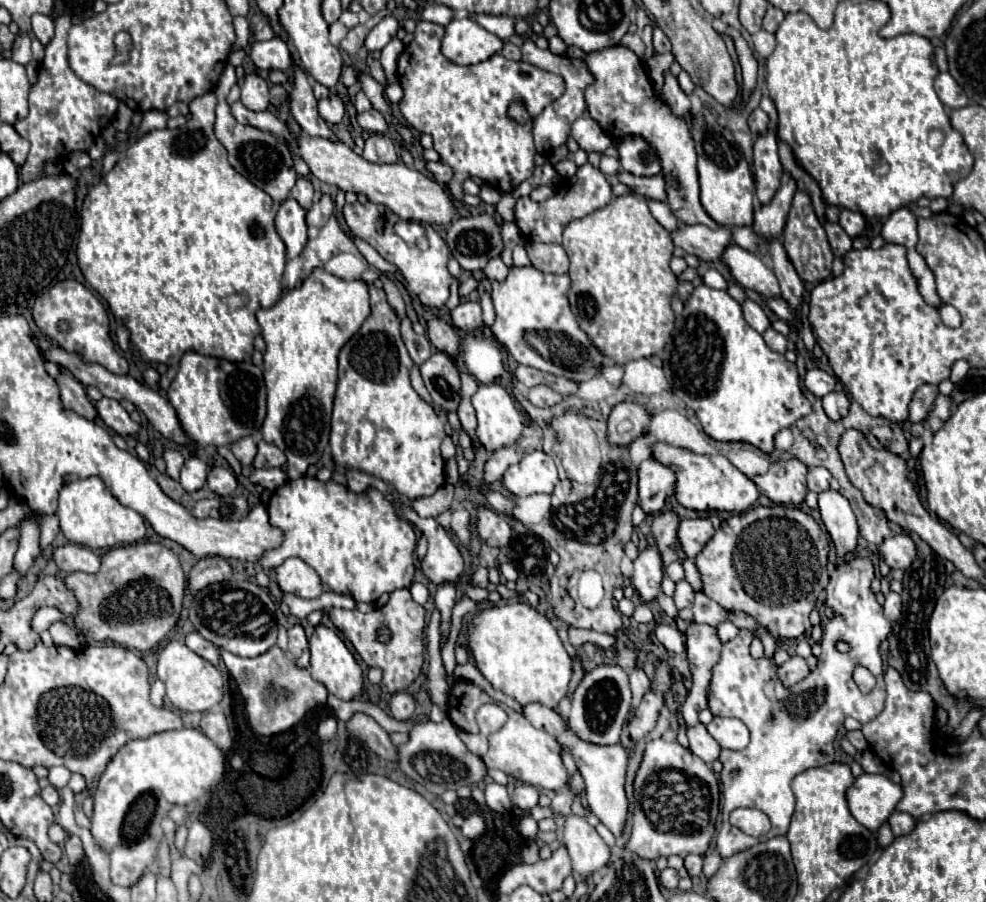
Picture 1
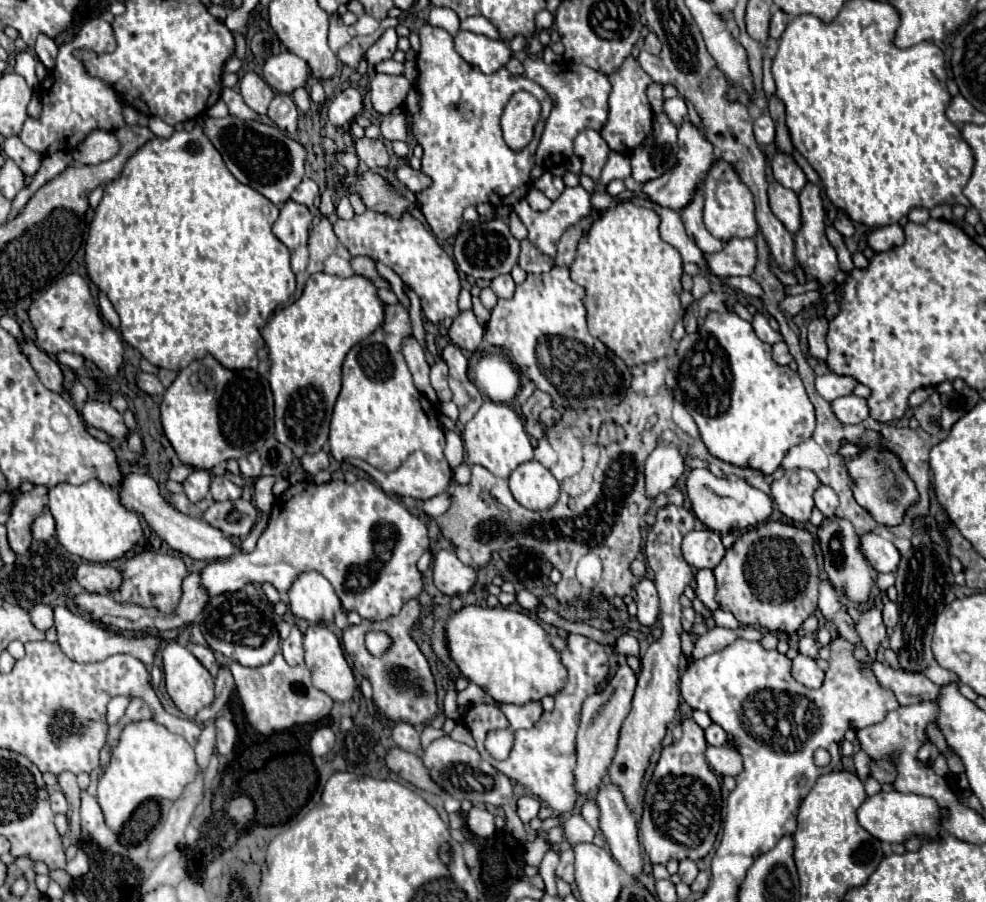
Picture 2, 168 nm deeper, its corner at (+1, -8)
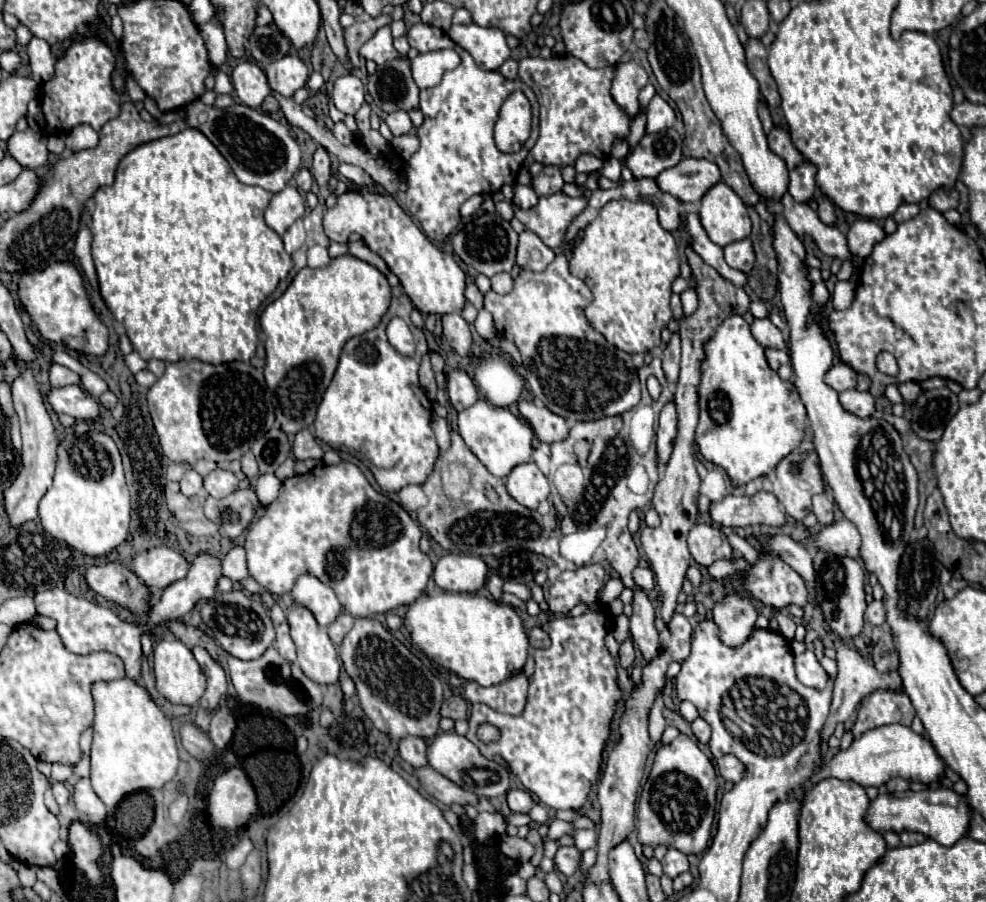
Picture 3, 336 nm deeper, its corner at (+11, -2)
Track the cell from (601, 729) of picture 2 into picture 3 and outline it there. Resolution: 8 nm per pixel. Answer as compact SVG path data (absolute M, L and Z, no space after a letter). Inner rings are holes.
M632 638L626 640L622 646L620 646L620 658L618 658L618 664L622 668L630 668L634 662L634 646L632 646Z

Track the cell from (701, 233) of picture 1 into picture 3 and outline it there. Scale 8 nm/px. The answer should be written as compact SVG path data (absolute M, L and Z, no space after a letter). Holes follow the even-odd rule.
M748 238L732 242L728 246L724 246L724 260L730 268L736 268L744 274L748 274L754 266L754 250Z

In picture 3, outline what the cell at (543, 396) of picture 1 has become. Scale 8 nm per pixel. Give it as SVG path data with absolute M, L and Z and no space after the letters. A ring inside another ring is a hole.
M520 400L518 408L520 408L522 418L530 424L530 428L534 428L534 434L542 442L552 444L552 442L564 440L568 436L568 426L564 424L564 418L554 416L554 412L550 412L544 404Z

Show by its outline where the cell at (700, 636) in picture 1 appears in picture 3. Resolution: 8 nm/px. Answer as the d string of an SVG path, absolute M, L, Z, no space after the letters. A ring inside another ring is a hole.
M680 734L656 750L652 772L642 786L638 802L638 842L642 846L668 846L684 854L700 854L708 846L716 808L716 770L694 740Z

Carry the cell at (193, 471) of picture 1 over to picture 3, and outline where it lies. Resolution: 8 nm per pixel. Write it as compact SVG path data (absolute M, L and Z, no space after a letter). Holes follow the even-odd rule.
M190 468L190 470L184 474L184 478L180 480L180 490L182 490L184 496L194 496L194 494L198 494L198 492L202 490L202 476L200 476L196 470Z

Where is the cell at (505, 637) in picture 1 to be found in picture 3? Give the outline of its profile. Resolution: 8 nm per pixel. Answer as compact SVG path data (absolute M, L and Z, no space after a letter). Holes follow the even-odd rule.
M438 592L438 594L422 594L408 610L404 618L404 626L410 630L412 642L432 660L442 664L444 668L456 672L462 680L472 680L482 686L500 684L514 676L514 672L522 672L528 658L528 634L516 610L498 600L490 600L478 594L454 594L454 592Z

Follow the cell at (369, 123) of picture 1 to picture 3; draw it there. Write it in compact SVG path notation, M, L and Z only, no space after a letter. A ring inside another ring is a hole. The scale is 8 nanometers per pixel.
M390 112L384 118L384 122L388 124L388 128L390 128L390 132L394 136L402 136L402 134L406 134L412 128L412 122L410 122L408 112Z

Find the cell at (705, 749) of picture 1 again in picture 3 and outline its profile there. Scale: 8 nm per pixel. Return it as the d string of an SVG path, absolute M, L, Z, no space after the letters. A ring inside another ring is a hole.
M726 754L726 756L722 756L722 758L716 758L716 764L718 764L718 772L720 772L720 776L722 776L724 780L738 782L738 780L742 778L744 766L742 766L742 762L740 762L736 756Z

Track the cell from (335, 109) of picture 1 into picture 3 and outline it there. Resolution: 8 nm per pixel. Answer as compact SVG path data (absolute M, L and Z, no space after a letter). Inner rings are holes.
M352 74L340 76L332 84L332 102L340 112L356 114L364 104L364 84Z

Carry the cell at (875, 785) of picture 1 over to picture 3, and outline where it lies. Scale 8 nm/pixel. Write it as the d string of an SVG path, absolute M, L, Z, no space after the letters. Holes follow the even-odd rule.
M936 788L936 790L922 790L922 792L890 792L878 794L864 816L866 824L876 832L920 832L926 838L940 842L942 846L952 846L958 842L966 830L970 820L970 806L964 796L952 792L950 788Z

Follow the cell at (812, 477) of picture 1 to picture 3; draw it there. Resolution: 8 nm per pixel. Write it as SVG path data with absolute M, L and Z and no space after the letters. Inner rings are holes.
M826 494L814 496L814 500L812 500L812 512L816 514L816 518L818 518L820 524L830 524L834 520L832 510L834 510L834 504L828 500Z

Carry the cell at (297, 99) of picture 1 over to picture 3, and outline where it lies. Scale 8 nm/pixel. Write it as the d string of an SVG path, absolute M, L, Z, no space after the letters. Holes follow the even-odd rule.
M340 164L340 166L338 166L338 172L340 172L346 180L356 182L358 186L362 186L362 184L372 184L372 178L370 178L362 168L358 168L358 166L352 166L352 164Z

